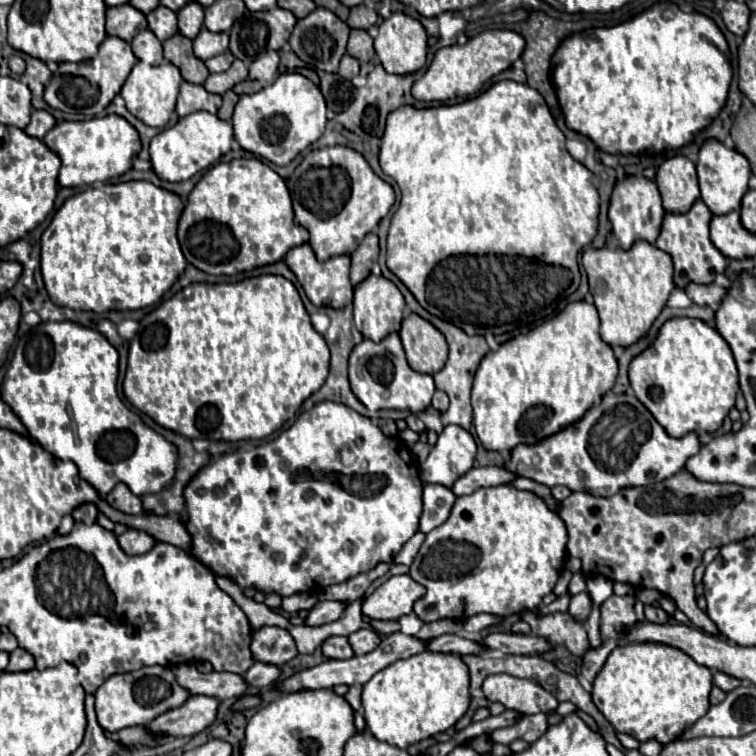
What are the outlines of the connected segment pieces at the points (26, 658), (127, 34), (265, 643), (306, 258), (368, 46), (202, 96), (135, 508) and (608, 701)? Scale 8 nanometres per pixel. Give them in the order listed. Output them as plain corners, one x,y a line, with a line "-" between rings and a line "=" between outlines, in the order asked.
15,649
13,653
9,653
9,665
5,667
5,671
29,671
35,667
35,659
23,651
23,649
=
125,3
125,5
119,5
119,7
107,9
107,35
121,37
123,41
131,43
131,39
141,29
147,29
147,19
133,5
=
263,627
253,633
251,655
255,655
255,661
259,663
281,667
297,655
297,647
287,629
=
305,243
299,247
293,247
287,255
285,255
285,263
287,267
295,273
297,281
303,285
305,295
309,297
309,301
315,307
333,307
333,309
341,309
345,305
349,305
353,301
353,285
349,283
349,257
347,255
339,255
339,257
331,257
327,261
317,261
313,249
=
353,29
349,33
349,43
347,43
347,53
351,57
355,57
357,61
369,63
375,61
375,49
373,49
373,39
367,31
361,29
=
187,81
181,83
179,99
177,99
177,115
179,117
185,117
185,115
201,111
201,109
215,115
219,107
221,107
219,95
205,91
203,85
193,85
193,83
187,83
=
117,483
117,485
113,487
113,491
105,497
105,501
107,501
113,509
119,509
119,511
129,513
129,515
141,515
141,513
143,513
141,499
139,499
137,495
133,495
125,483
=
627,643
615,647
593,683
593,703
605,719
639,743
657,739
667,745
683,735
709,709
713,675
683,651
659,643

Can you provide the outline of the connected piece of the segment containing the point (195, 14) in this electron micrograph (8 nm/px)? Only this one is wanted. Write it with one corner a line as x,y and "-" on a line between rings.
191,1
177,13
177,17
179,17
179,33
187,39
195,39
203,27
203,7

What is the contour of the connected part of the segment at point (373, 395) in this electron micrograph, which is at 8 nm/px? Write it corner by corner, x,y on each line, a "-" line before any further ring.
389,335
381,343
363,339
355,345
349,357
349,381
357,399
371,411
411,409
411,413
421,415
431,405
431,397
435,393
433,377
417,373
409,367
397,335

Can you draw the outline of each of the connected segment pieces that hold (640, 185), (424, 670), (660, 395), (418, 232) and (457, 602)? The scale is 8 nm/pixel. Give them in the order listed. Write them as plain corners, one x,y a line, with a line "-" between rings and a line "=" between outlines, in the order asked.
625,177
623,181
617,181
611,195
609,219
613,225
613,233
619,239
623,251
627,251
637,241
647,241
655,245
655,239
659,237
659,227
663,223
663,215
665,211
661,205
661,195
653,181
645,177
=
425,651
375,673
363,685
363,717
371,735
407,749
453,727
469,709
469,669
461,657
=
687,317
671,319
661,327
661,333
655,339
655,343
645,353
633,359
629,367
629,379
637,399
651,411
651,415
671,437
683,437
691,431
695,433
717,431
723,425
723,419
735,407
735,397
739,391
737,367
727,341
713,327
705,325
699,319
687,319
=
499,81
475,99
457,105
441,105
431,109
415,109
411,105
405,105
389,113
387,117
387,127
381,137
379,161
383,173
393,177
401,189
401,205
391,219
387,235
387,267
403,281
403,285
415,295
419,305
433,317
455,323
455,327
463,329
467,335
485,335
487,329
493,335
513,333
521,329
527,331
555,315
563,301
577,291
581,283
577,255
597,235
599,193
593,185
593,173
583,163
575,161
565,149
565,135
555,125
545,99
533,87
519,85
515,81
=
499,485
481,487
471,495
457,497
449,519
427,533
427,539
411,563
409,575
427,589
425,597
415,603
415,613
423,623
433,623
441,619
469,619
477,613
507,617
521,611
533,611
541,605
543,597
553,591
561,575
565,543
565,523
529,491

